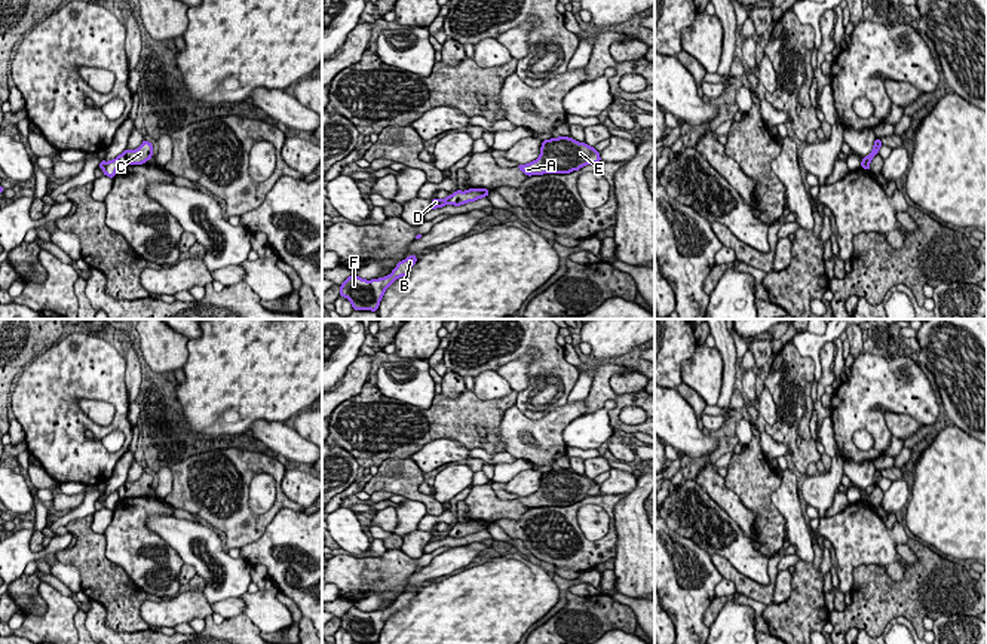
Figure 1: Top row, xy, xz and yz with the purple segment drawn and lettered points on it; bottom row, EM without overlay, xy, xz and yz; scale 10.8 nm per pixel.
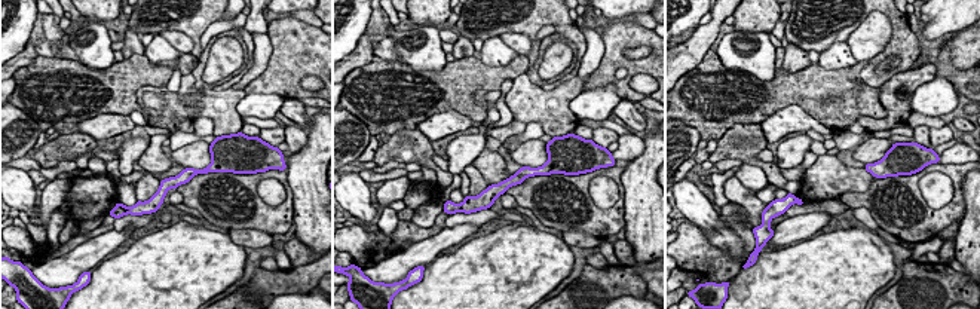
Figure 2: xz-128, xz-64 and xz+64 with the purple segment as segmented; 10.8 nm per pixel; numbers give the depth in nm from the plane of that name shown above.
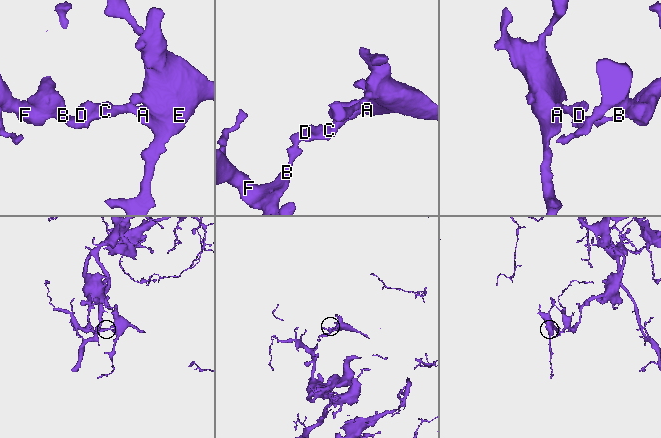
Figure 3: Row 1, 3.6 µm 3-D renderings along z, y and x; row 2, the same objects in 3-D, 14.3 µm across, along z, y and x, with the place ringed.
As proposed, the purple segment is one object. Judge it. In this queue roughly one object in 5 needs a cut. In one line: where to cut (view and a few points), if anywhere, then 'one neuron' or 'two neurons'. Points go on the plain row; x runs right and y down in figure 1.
cut in xz along (451, 527), (447, 534); two neurons

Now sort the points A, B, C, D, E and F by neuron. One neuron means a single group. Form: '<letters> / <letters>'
A C E / B D F

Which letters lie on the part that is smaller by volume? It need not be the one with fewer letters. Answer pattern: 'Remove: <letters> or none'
Remove: A, C, E

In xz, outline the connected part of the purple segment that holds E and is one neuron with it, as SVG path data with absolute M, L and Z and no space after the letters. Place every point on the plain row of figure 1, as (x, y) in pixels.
M568 469L543 472L540 487L534 494L518 497L527 509L543 506L570 506L601 494L600 484Z

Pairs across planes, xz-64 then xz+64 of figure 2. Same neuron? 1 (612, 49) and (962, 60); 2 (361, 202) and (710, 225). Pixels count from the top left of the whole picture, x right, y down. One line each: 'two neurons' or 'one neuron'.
1: two neurons
2: one neuron

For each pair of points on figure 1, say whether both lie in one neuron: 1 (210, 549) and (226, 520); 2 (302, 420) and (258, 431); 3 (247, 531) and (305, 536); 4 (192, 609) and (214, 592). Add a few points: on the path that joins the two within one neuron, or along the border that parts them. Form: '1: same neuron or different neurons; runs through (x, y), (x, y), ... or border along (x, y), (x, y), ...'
1: different neurons; border along (208, 524), (218, 533)
2: different neurons; border along (294, 431), (306, 439)
3: different neurons; border along (285, 508), (276, 512), (257, 539), (241, 548)
4: different neurons; border along (201, 591), (210, 606)

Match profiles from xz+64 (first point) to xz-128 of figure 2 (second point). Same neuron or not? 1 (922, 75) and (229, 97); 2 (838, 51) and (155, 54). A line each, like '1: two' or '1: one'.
1: one
2: one

